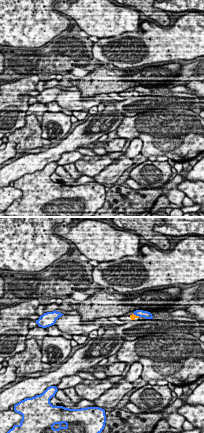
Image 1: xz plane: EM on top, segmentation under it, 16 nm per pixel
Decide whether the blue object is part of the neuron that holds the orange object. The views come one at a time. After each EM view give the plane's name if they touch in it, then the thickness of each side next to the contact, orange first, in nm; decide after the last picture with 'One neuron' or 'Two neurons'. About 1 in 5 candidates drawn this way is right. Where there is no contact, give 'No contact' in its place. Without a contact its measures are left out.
Touches orange in xz. Thickness 70 nm (orange) against 120 nm

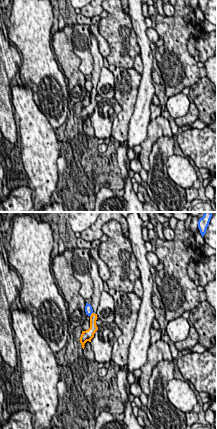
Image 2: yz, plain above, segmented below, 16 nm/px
Touches orange in yz. Thickness 130 nm (orange) against 130 nm

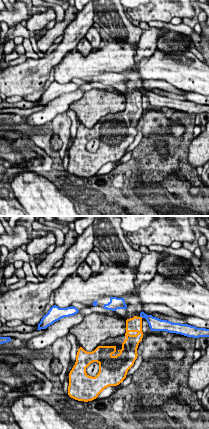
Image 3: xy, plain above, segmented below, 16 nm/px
No contact

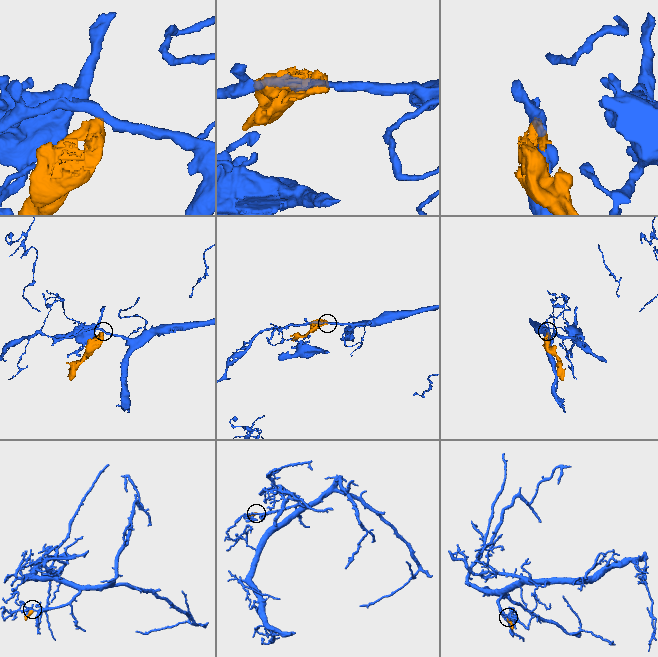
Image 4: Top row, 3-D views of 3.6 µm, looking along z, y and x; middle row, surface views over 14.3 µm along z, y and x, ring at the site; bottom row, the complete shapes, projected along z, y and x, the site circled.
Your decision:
Two neurons

